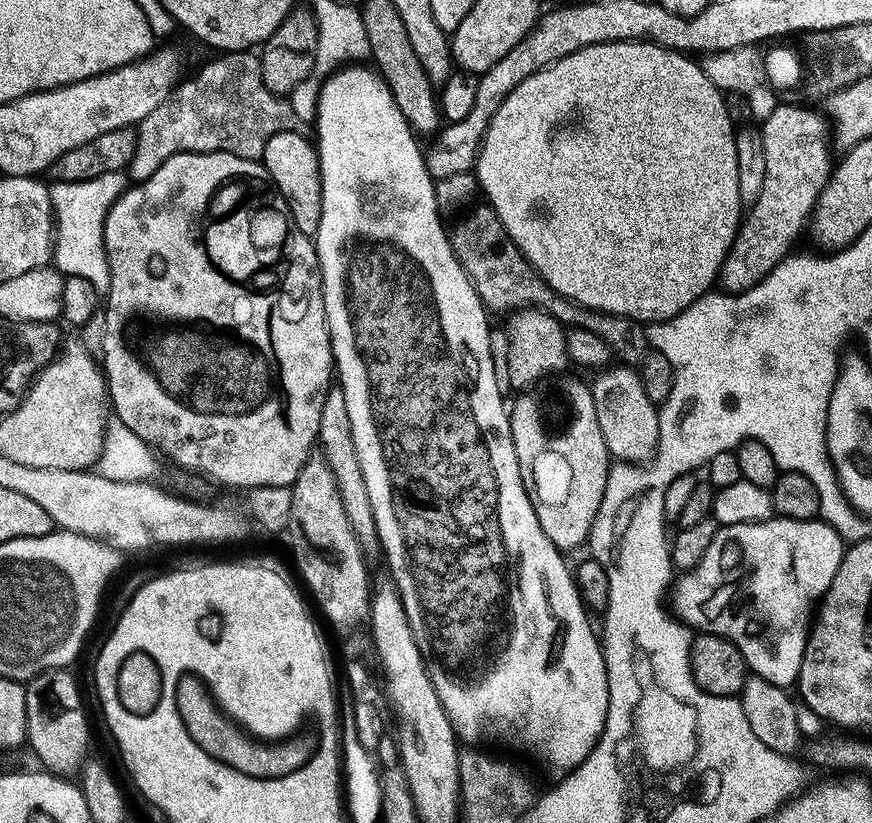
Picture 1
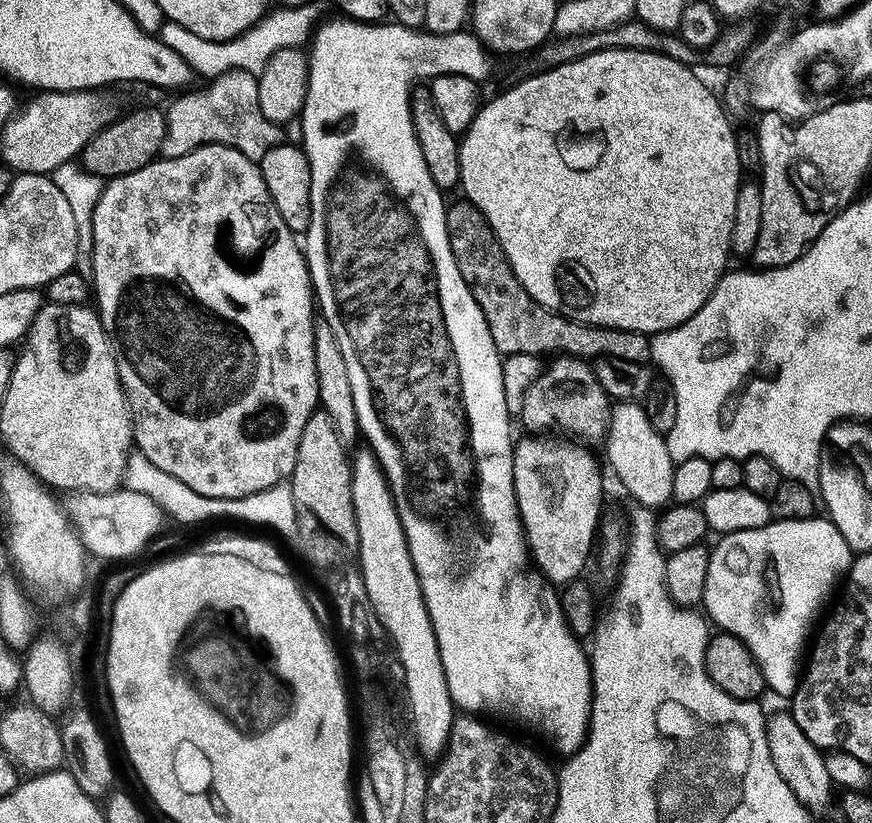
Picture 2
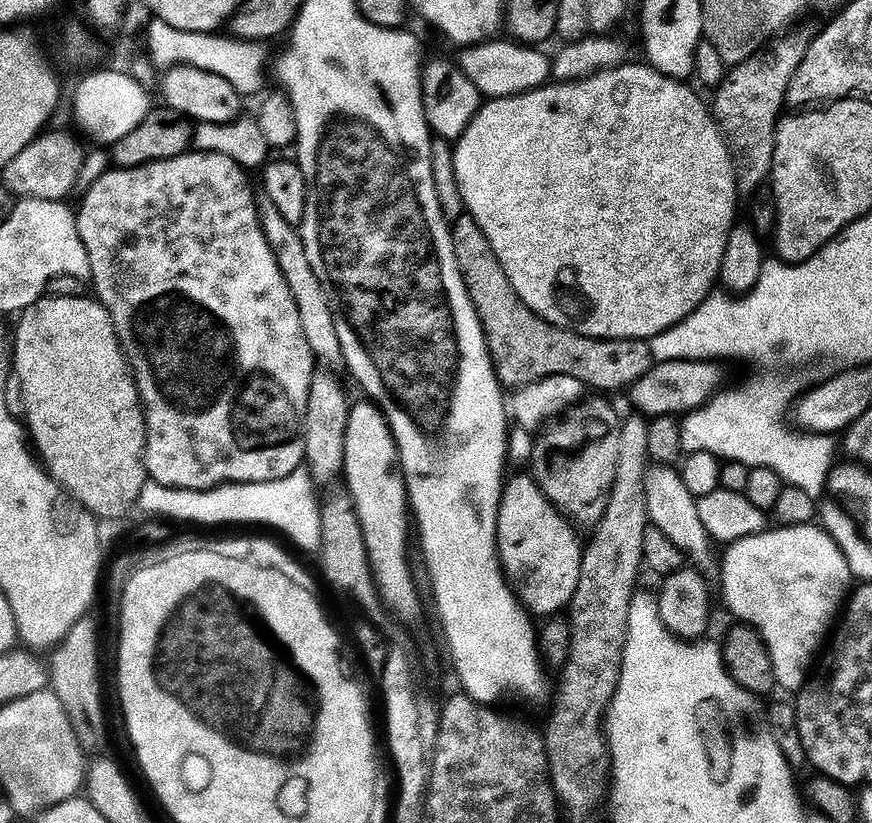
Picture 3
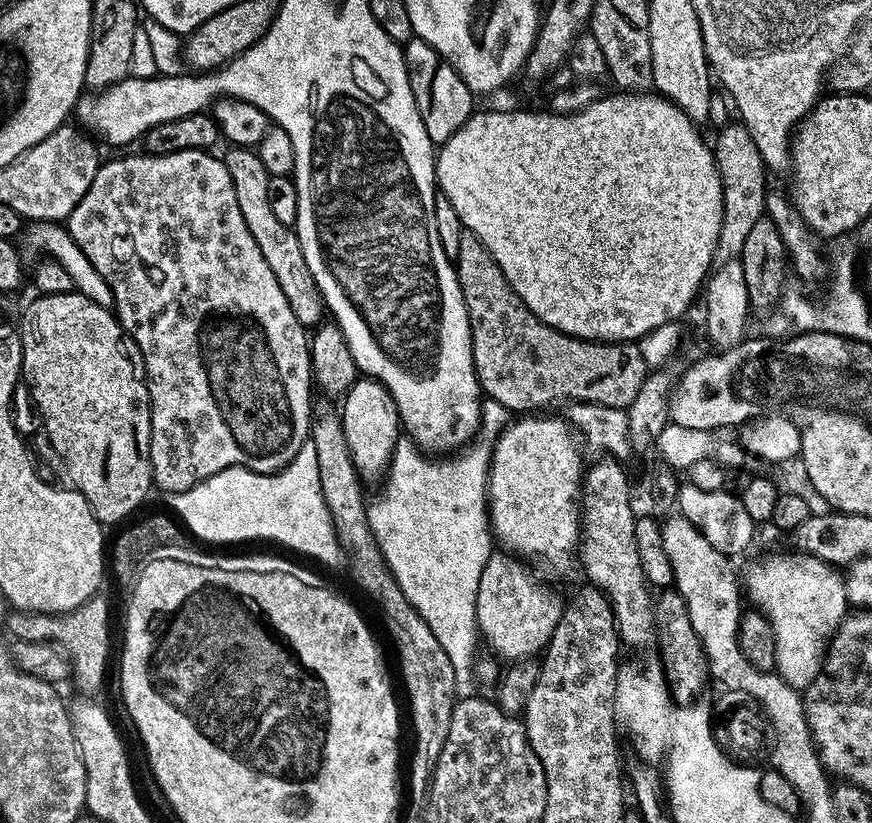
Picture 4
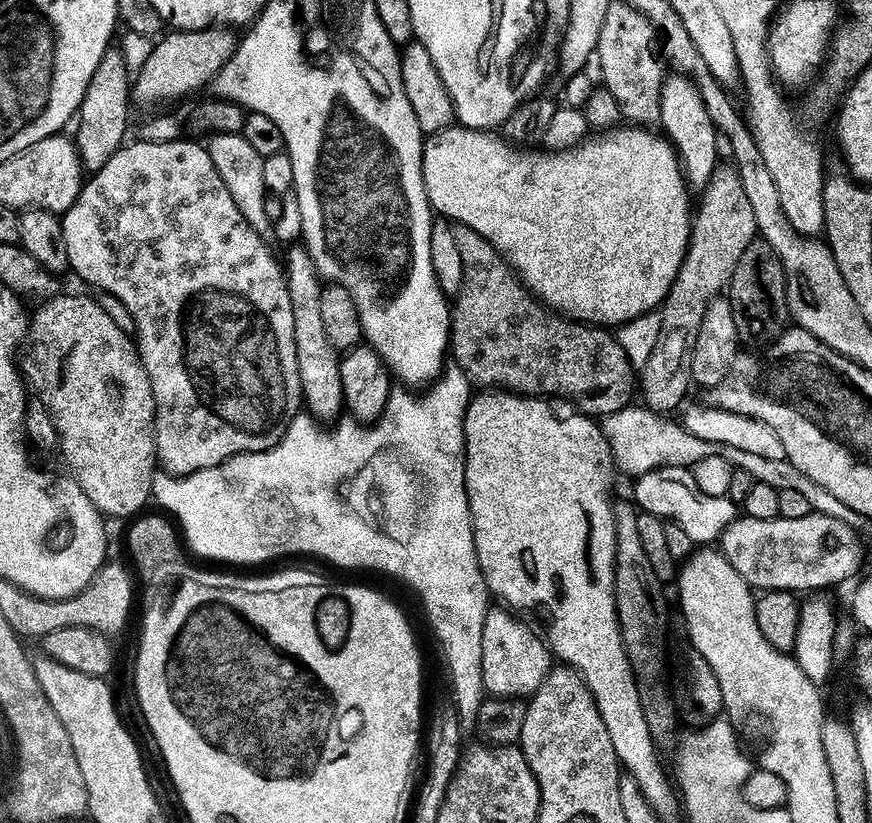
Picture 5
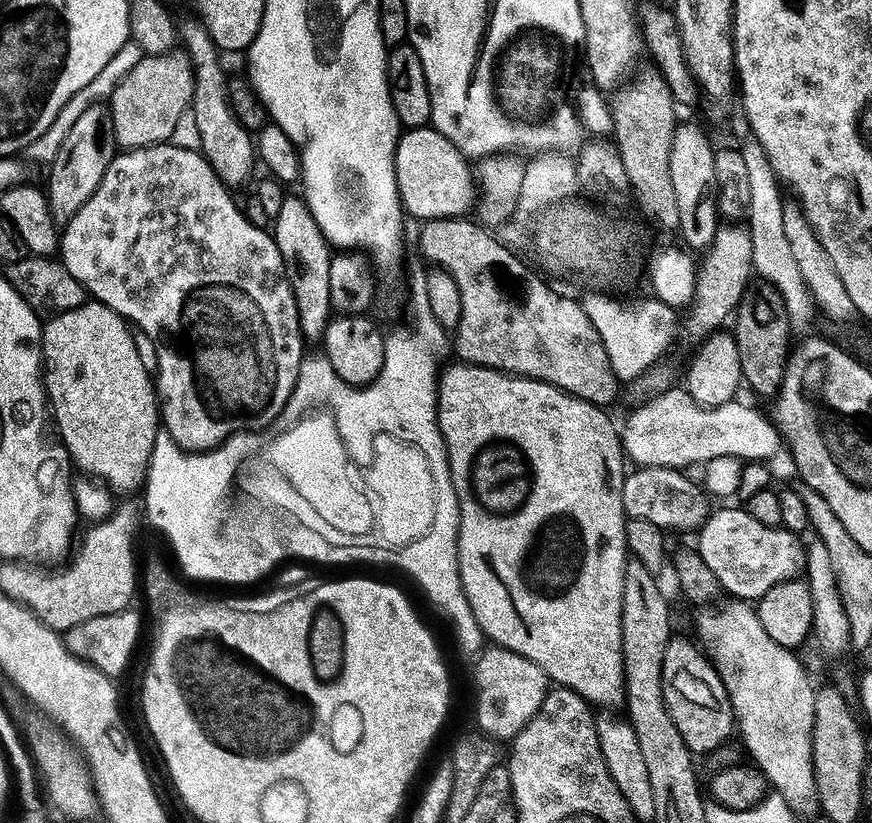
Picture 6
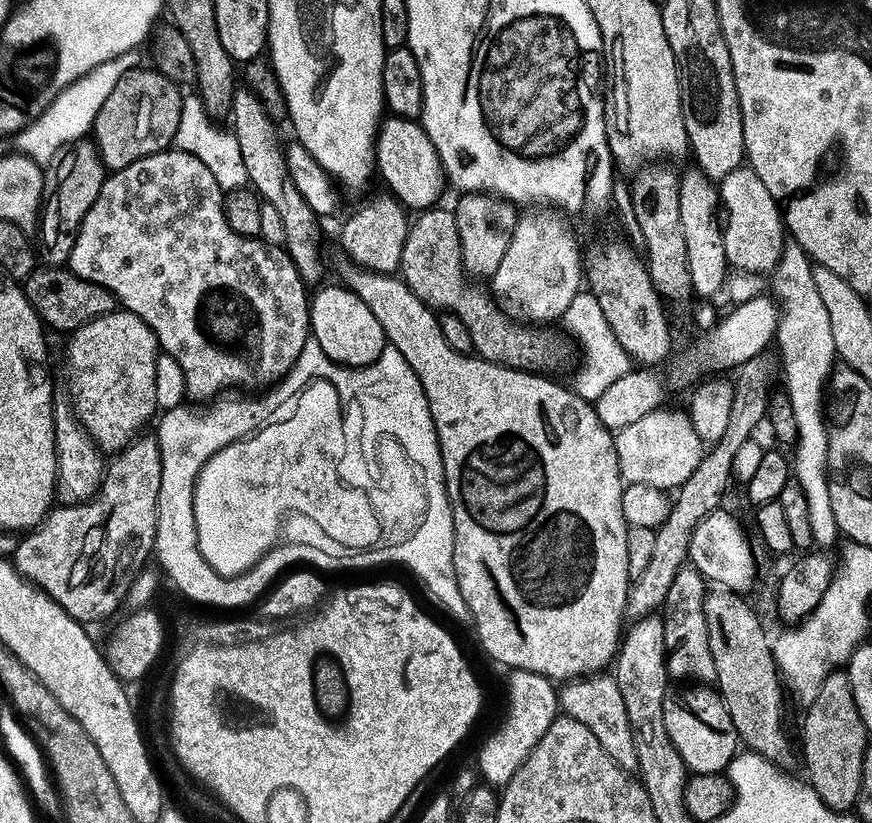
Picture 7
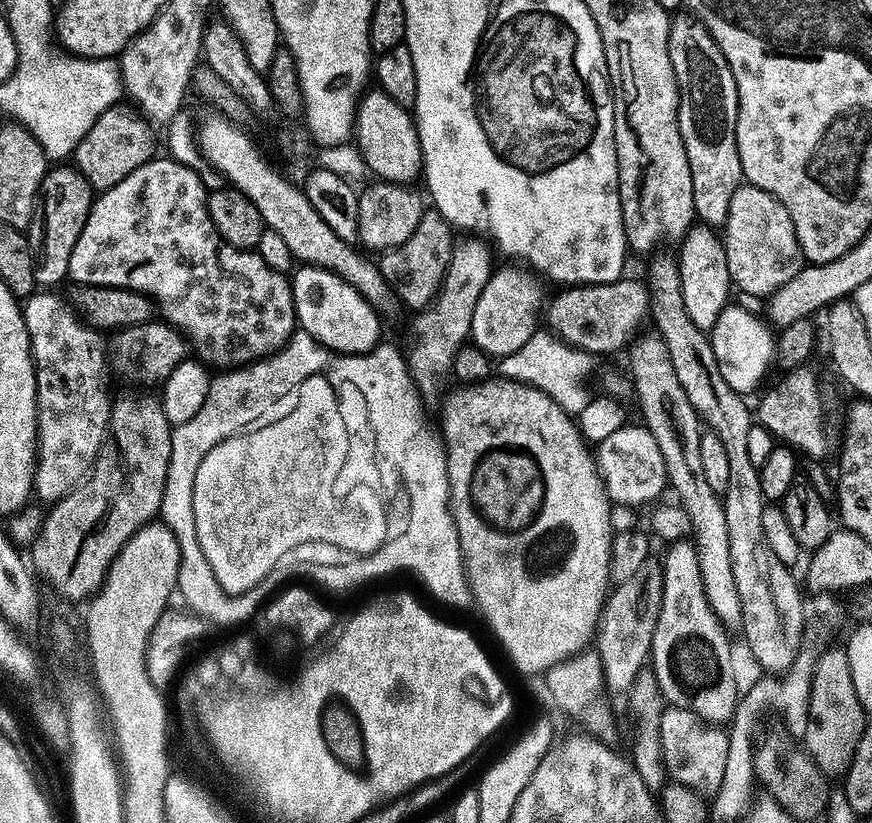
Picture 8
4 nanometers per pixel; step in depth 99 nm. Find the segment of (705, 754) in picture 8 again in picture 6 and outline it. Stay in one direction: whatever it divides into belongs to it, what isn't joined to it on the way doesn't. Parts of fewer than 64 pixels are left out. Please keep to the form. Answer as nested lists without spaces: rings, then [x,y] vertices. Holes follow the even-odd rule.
[[[679,634],[669,637],[662,664],[663,700],[687,748],[694,754],[700,754],[716,749],[727,740],[731,732],[733,735],[735,716],[725,692],[725,684],[716,668],[705,653],[693,644]]]

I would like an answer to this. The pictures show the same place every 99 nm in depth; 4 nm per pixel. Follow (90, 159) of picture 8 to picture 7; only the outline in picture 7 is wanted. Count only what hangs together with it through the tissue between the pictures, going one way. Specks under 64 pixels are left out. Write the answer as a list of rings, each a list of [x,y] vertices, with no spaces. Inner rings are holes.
[[[152,66],[133,68],[118,78],[118,86],[110,90],[110,98],[102,102],[102,110],[98,110],[98,118],[92,124],[96,152],[105,169],[117,172],[130,166],[130,162],[138,162],[138,158],[173,147],[183,102],[181,85]]]

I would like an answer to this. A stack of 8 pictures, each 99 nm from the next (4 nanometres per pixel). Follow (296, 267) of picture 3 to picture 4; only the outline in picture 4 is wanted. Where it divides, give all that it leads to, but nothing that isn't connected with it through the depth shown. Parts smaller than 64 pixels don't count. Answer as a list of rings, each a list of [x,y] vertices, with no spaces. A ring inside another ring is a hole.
[[[235,146],[227,150],[229,152],[223,153],[222,159],[226,170],[230,170],[234,194],[238,198],[238,210],[242,210],[242,219],[250,229],[254,242],[258,242],[258,250],[262,250],[262,258],[266,258],[278,286],[282,286],[282,294],[286,294],[286,302],[290,302],[294,318],[298,318],[305,330],[315,329],[326,316],[324,299],[318,290],[318,282],[314,282],[314,274],[310,274],[310,266],[306,266],[306,254],[302,254],[295,227],[279,220],[274,214],[277,205],[270,202],[270,182],[266,167],[263,166],[256,150]]]

